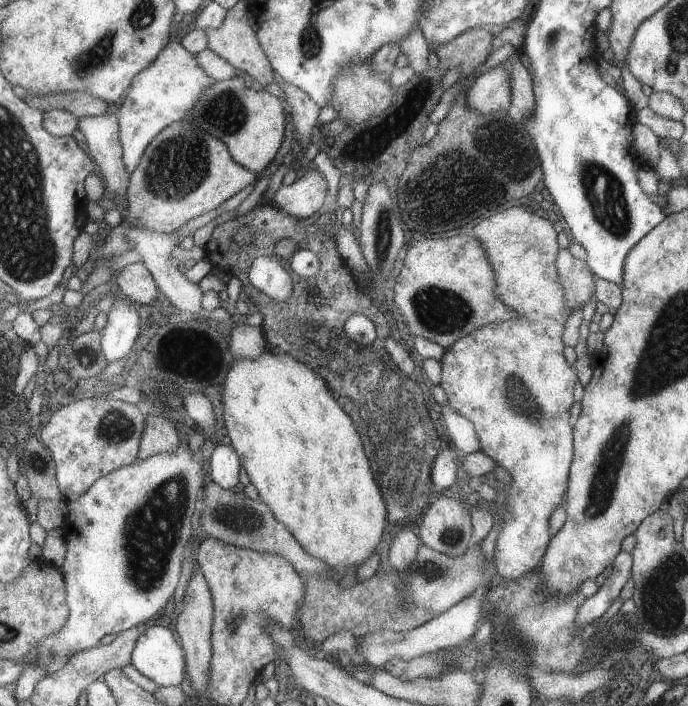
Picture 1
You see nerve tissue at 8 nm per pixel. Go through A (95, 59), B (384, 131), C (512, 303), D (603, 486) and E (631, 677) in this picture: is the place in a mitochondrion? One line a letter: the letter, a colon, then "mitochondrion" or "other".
A: mitochondrion
B: other
C: other
D: mitochondrion
E: other

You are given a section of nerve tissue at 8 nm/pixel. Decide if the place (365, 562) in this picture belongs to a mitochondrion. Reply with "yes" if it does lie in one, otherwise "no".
no

